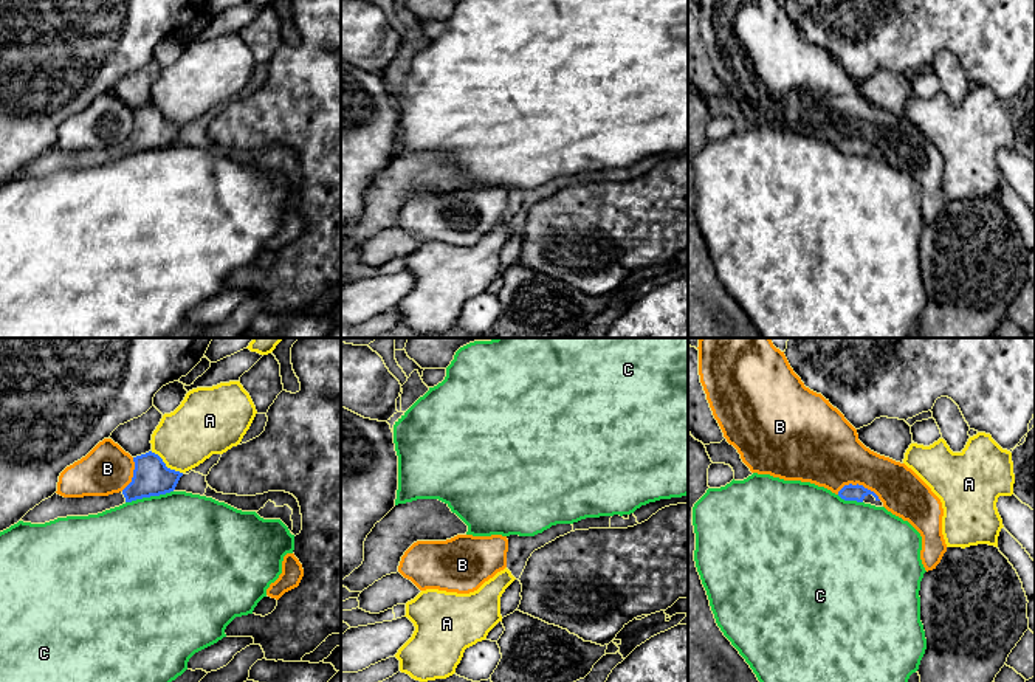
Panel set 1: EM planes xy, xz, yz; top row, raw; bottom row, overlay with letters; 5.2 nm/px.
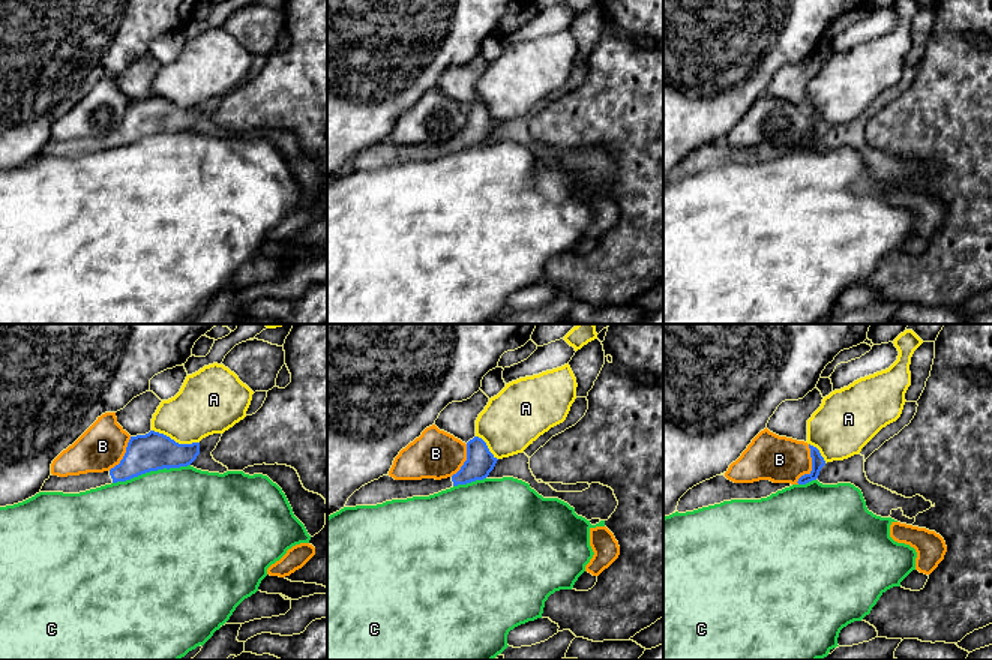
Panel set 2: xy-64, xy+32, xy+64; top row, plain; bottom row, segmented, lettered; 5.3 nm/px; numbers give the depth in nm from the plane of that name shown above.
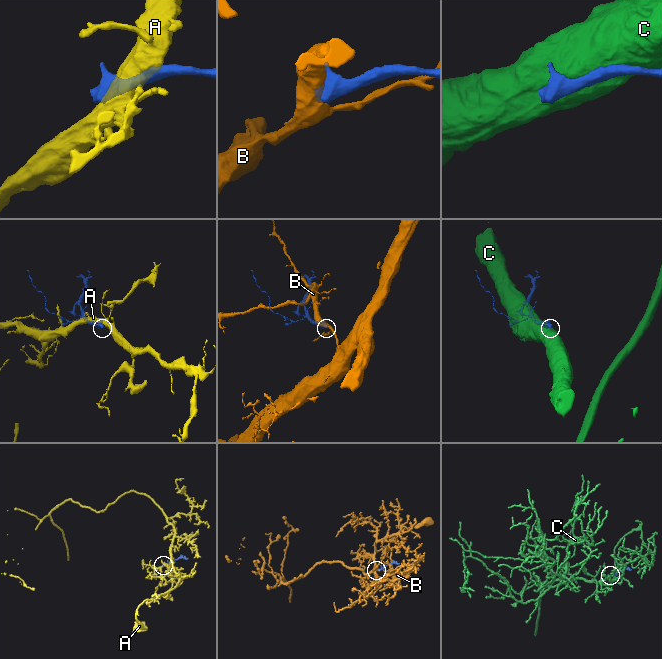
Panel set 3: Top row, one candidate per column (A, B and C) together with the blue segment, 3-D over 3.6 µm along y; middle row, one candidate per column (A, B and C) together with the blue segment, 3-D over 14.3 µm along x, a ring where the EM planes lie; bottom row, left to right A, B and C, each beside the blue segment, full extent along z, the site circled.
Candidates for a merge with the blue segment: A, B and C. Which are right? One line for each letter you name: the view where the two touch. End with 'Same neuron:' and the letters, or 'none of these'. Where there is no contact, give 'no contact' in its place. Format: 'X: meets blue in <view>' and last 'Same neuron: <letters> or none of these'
Same neuron: none of these

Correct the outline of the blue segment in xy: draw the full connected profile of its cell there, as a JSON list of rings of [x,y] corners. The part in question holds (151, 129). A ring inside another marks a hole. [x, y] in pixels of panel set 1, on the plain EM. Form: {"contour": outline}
{"contour": [[[152,104],[133,110],[133,115],[132,135],[122,144],[84,150],[64,150],[54,146],[29,163],[22,174],[45,177],[57,170],[98,167],[126,155],[170,146],[183,129],[183,126],[167,121],[163,112]]]}

